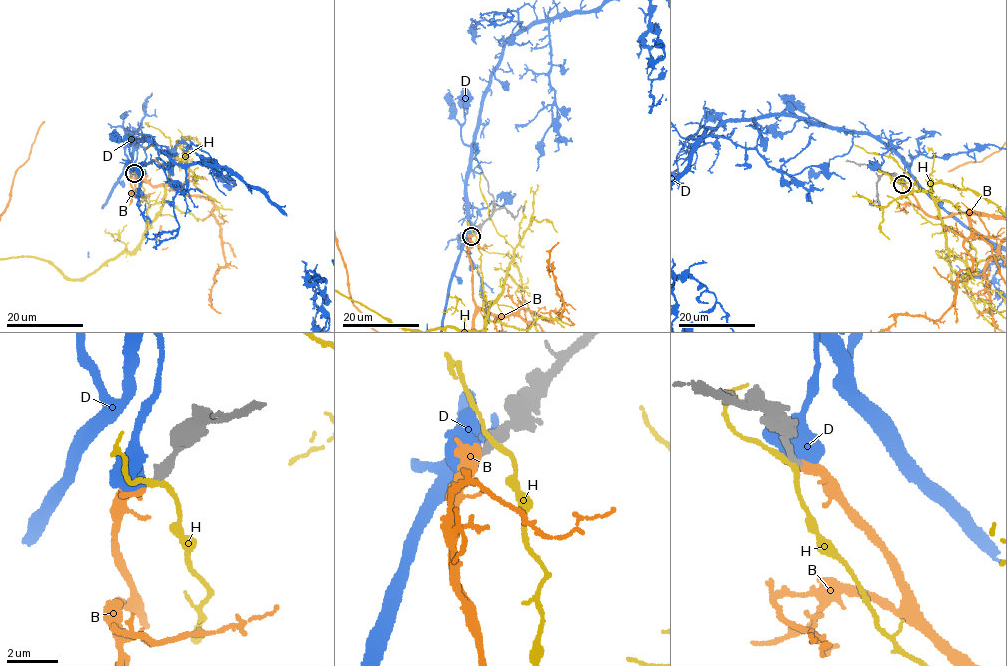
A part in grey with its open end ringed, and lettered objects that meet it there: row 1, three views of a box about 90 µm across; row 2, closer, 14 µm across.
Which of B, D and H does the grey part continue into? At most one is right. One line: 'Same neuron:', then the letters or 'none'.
Same neuron: B

